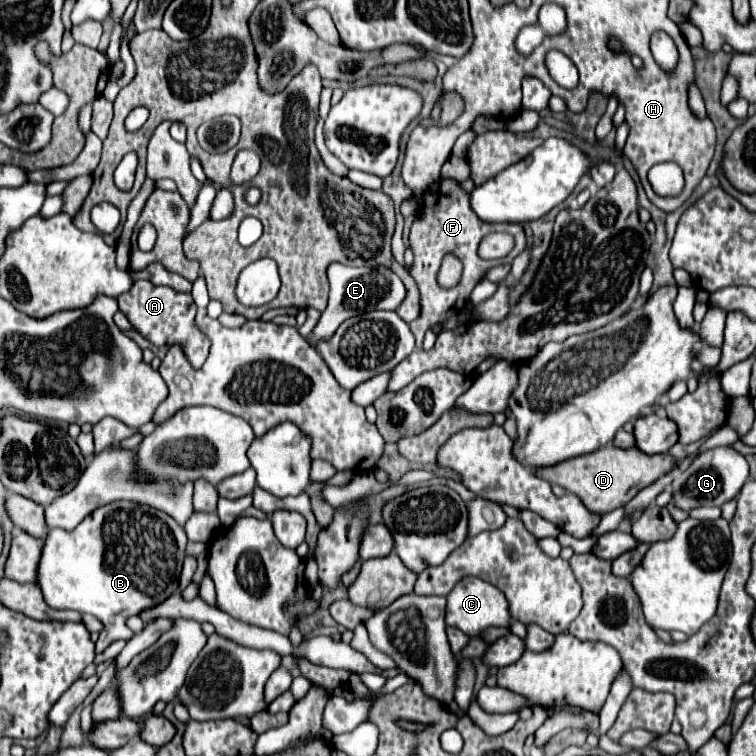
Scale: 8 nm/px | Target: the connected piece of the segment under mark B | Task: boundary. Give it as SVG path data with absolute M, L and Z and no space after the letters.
M128 500L110 502L88 514L74 530L56 528L46 536L36 584L50 608L88 612L104 622L96 654L116 638L133 637L134 633L124 624L128 616L164 602L178 590L188 538L174 518L152 506Z

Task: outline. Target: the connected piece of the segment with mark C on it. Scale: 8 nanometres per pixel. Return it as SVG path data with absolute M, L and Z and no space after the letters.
M466 576L448 594L446 624L448 626L454 626L454 628L460 628L468 636L478 636L482 630L486 630L490 626L508 628L510 626L510 620L512 620L512 616L508 612L508 600L504 596L504 592L498 590L496 586L480 580L480 578Z

